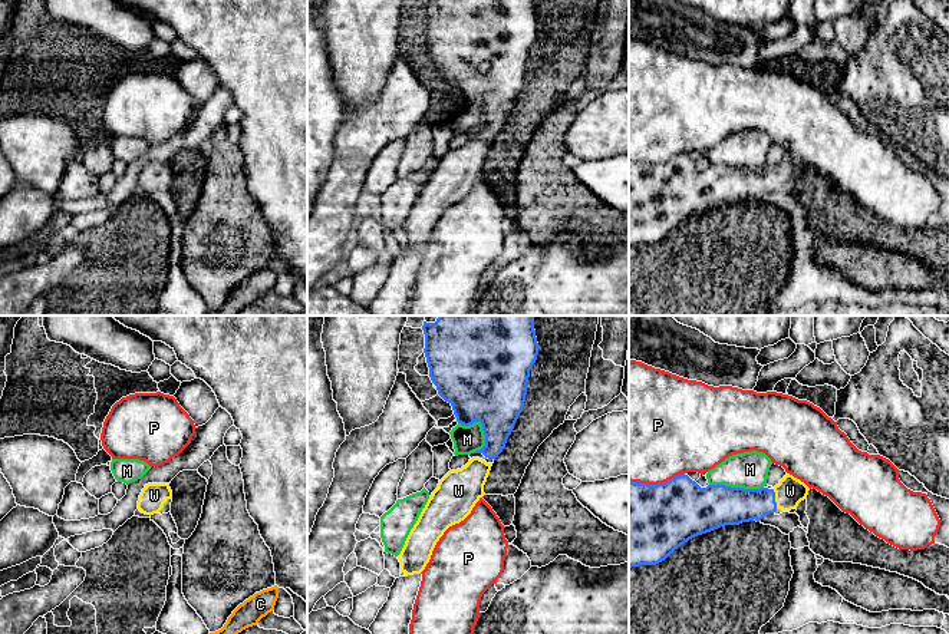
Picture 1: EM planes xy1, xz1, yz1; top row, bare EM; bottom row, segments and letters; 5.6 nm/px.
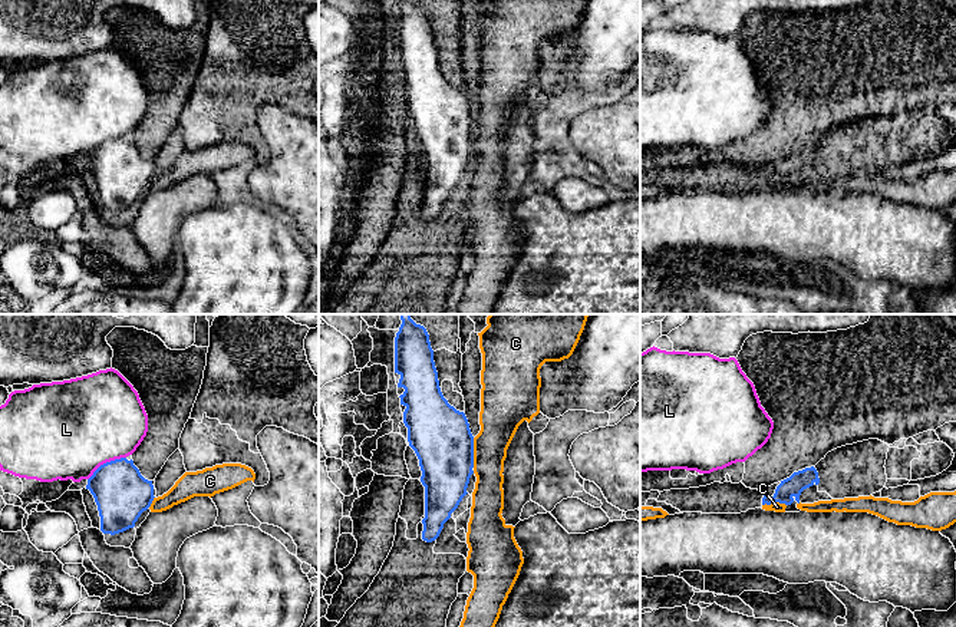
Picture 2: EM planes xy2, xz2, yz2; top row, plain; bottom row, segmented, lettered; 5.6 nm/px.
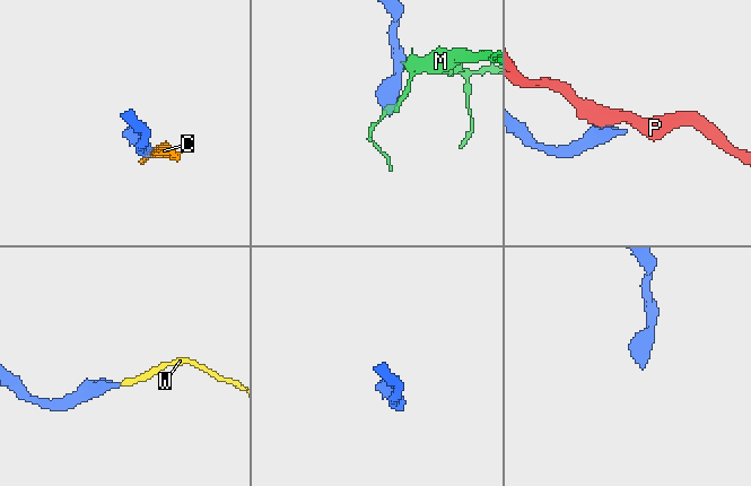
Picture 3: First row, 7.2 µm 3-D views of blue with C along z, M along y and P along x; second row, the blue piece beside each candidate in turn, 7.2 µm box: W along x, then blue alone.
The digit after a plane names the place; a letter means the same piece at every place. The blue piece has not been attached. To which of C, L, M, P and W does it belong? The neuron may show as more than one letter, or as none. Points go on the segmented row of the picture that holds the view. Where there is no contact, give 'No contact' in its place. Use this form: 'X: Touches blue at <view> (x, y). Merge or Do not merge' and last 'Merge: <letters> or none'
C: Touches blue at xz2 (472, 452). Do not merge
L: Touches blue at xy2 (106, 462). Do not merge
M: Touches blue at xz1 (481, 423). Do not merge
P: Touches blue at yz1 (658, 484). Do not merge
W: Touches blue at yz1 (774, 499). Merge
Merge: W

